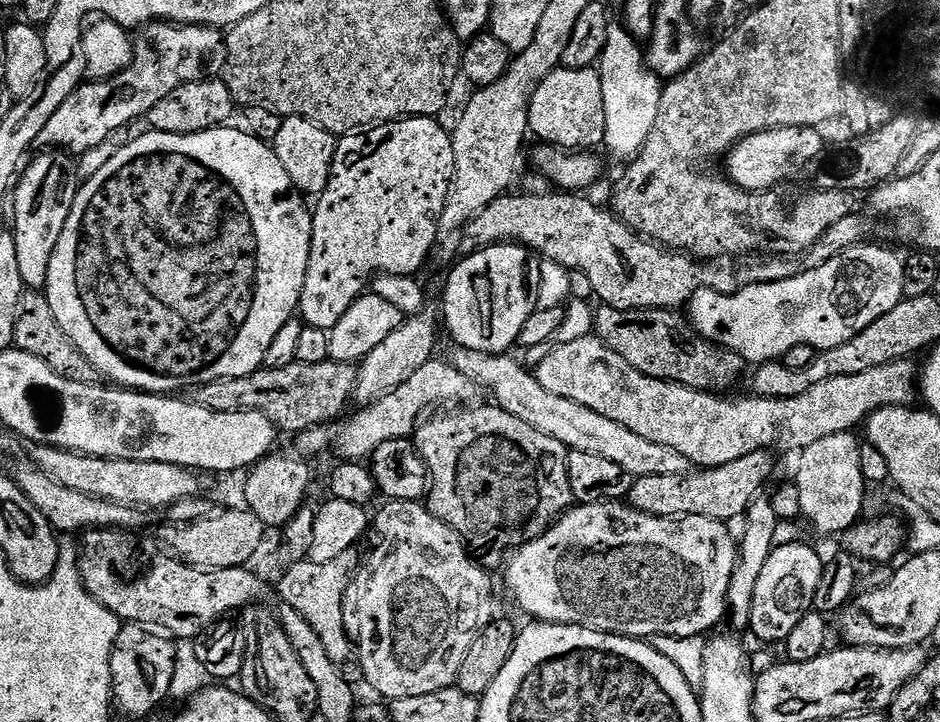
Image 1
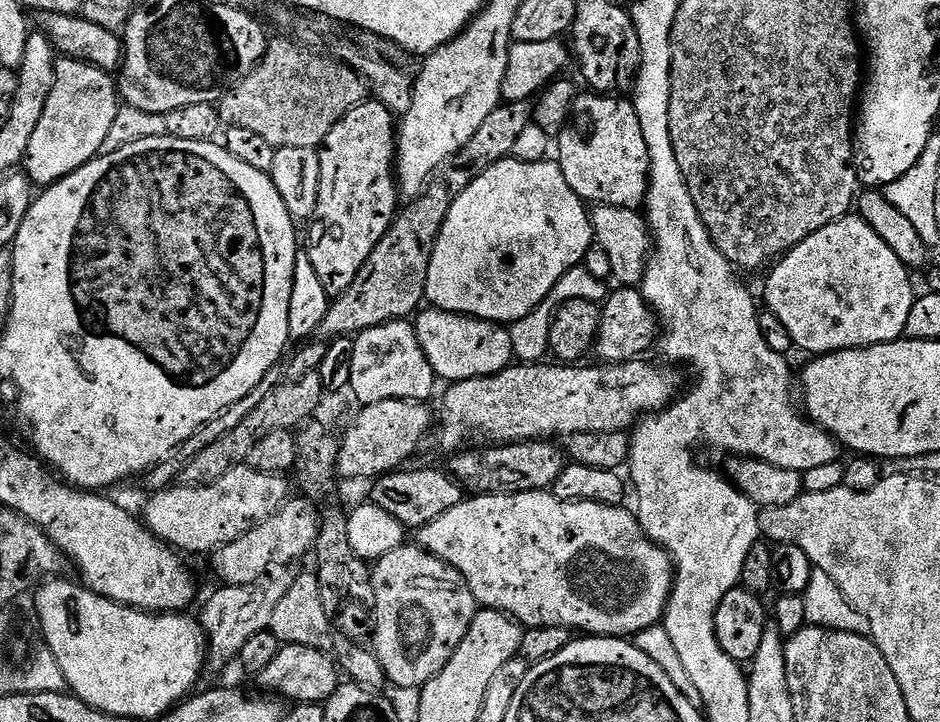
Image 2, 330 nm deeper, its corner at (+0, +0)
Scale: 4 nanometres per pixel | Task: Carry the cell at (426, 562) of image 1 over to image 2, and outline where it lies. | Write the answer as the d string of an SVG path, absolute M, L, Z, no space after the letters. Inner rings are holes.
M405 542L399 548L390 550L382 559L375 561L372 568L372 585L376 602L376 636L374 632L374 651L378 662L382 662L387 683L397 684L400 688L419 690L430 678L434 678L450 662L454 650L466 638L466 630L470 630L470 622L478 611L474 594L470 594L470 586L446 562L421 548L419 543Z

